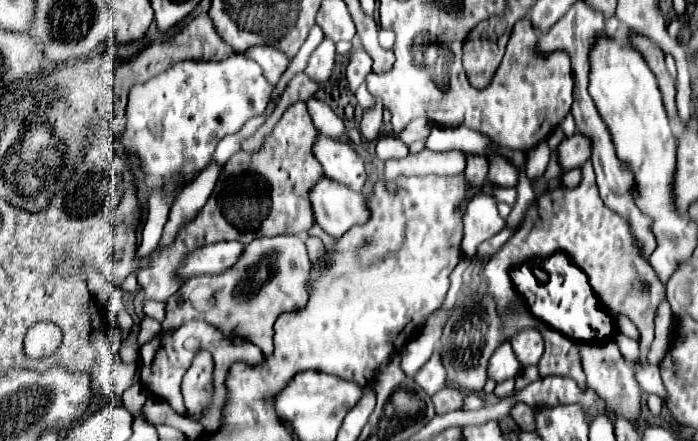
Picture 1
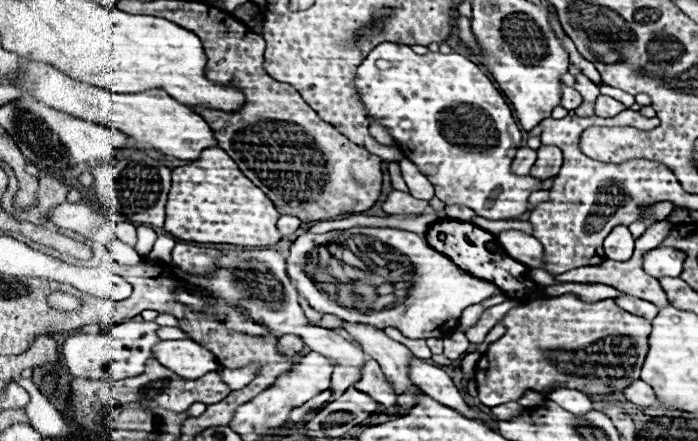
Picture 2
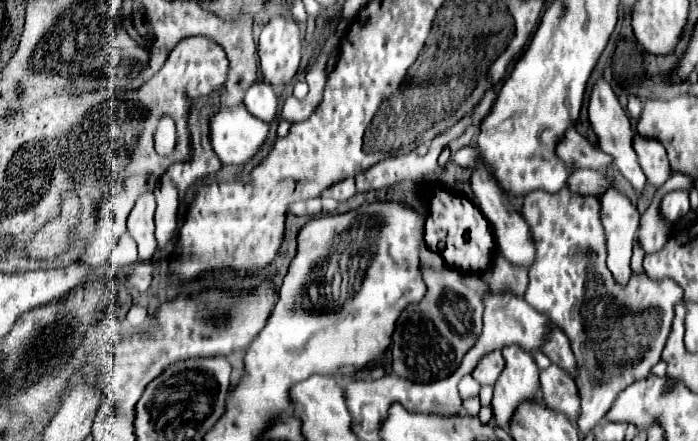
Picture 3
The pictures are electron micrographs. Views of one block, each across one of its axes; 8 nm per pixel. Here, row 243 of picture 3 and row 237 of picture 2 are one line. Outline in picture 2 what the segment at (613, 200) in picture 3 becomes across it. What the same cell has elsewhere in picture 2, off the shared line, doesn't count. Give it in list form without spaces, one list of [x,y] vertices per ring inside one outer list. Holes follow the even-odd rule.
[[[616,226],[604,240],[604,252],[610,260],[630,260],[634,252],[634,236],[626,226]]]

